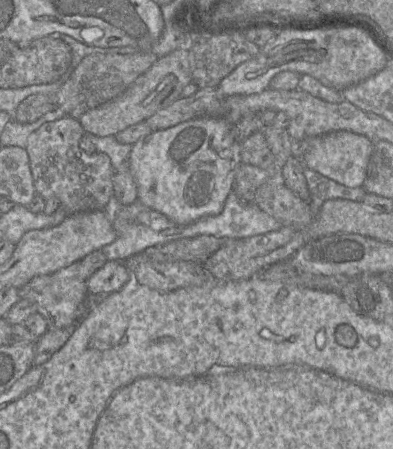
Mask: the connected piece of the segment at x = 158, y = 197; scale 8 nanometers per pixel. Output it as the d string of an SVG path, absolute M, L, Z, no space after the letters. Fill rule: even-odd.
M197 117L170 128L153 130L132 146L128 157L128 169L137 186L137 200L180 225L220 214L242 163L241 144L234 136L234 124L222 117Z

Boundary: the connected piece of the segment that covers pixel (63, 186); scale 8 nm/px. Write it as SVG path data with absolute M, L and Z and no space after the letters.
M66 116L42 124L27 139L26 151L36 194L45 200L57 198L66 216L93 210L104 211L113 195L115 171L110 159L103 153L84 152L79 146L83 134L79 121Z

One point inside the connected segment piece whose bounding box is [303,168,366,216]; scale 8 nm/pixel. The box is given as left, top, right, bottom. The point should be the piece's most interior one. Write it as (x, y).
(321, 189)

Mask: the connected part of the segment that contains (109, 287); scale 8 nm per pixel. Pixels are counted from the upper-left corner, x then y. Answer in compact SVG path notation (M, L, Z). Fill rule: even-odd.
M107 261L87 281L87 305L93 308L104 296L119 291L130 280L122 261Z

